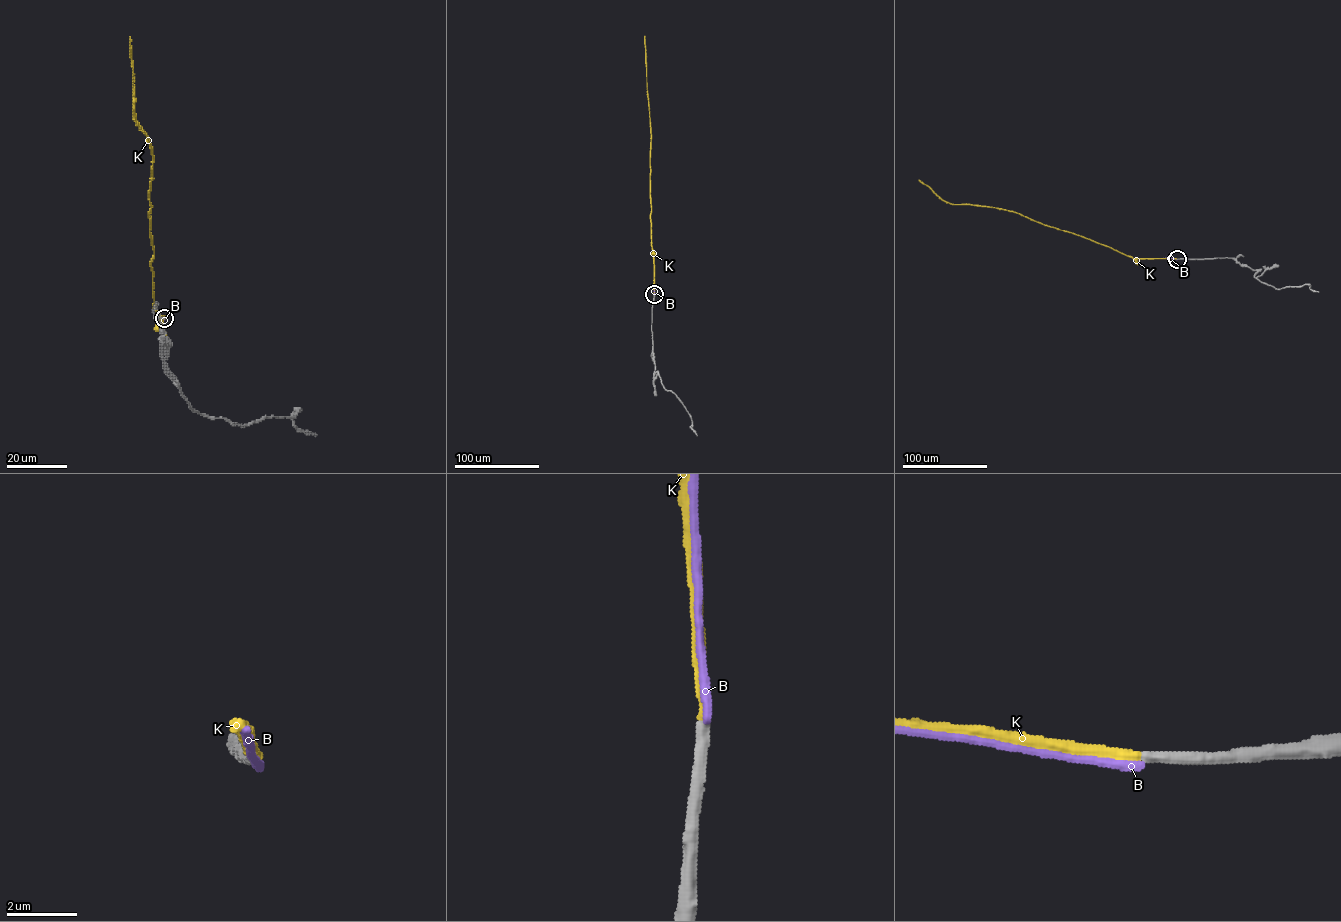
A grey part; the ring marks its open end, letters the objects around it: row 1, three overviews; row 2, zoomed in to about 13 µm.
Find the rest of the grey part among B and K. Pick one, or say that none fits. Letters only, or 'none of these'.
K

